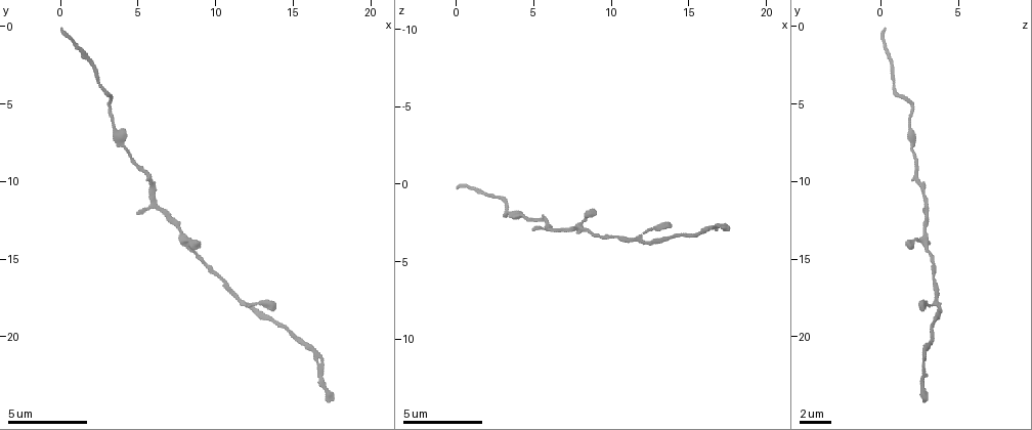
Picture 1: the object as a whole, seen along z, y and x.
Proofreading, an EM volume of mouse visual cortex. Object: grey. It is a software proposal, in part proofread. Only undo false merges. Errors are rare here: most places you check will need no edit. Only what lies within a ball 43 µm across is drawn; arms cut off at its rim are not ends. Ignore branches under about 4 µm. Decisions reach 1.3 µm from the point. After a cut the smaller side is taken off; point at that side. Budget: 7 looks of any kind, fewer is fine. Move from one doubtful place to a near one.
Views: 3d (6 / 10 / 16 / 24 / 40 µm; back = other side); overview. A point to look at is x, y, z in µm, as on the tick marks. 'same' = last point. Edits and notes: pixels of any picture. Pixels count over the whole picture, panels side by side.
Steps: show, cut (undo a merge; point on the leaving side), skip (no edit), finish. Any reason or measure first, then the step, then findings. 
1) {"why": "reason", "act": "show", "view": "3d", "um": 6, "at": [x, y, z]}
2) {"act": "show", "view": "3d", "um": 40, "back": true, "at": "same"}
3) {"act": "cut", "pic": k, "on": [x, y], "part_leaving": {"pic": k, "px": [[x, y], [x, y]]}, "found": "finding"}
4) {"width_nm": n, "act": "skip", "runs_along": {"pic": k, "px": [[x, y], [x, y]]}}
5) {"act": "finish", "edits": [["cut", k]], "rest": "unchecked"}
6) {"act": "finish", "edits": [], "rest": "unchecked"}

{"act": "show", "view": "3d", "um": 6, "at": [3.3, 6.2, 1.9]}

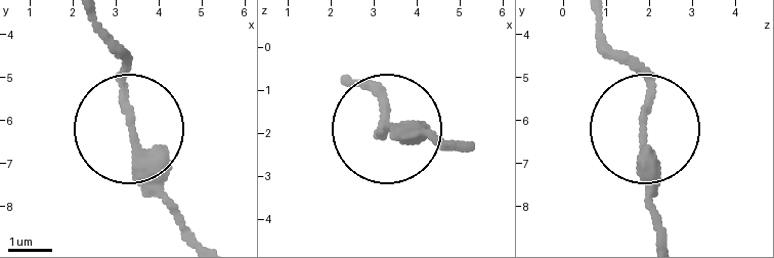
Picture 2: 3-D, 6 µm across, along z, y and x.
{"width_nm": 270, "act": "skip", "runs_along": {"pic": 2, "px": [[192, 230], [133, 132], [100, 22]]}, "found": "all the same neuron"}

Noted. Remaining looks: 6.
{"why": "two arms in line, one across", "act": "show", "view": "3d", "um": 6, "at": [8.4, 14.4, 2.9]}

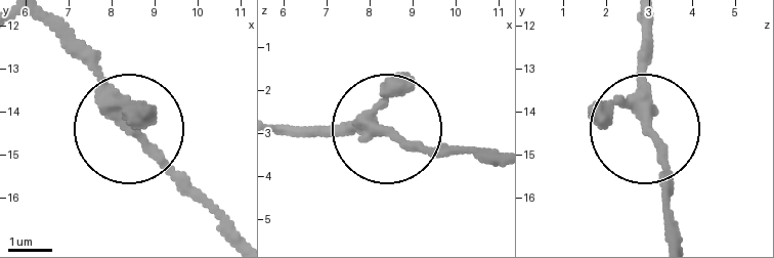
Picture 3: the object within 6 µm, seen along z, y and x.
{"act": "show", "view": "3d", "um": 6, "back": true, "at": [8.40, 14.35, 3.00]}

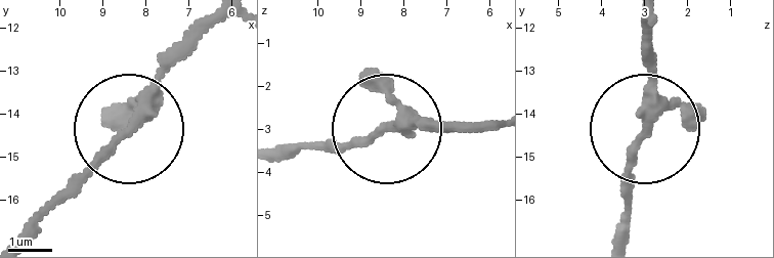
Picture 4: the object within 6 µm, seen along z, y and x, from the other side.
{"act": "skip", "runs_along": {"pic": 4, "px": [[647, 71], [625, 207]]}, "found": "all the same neuron"}

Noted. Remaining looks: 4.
{"why": "a narrow waist", "act": "show", "view": "3d", "um": 6, "at": [16.6, 21.4, 2.8]}

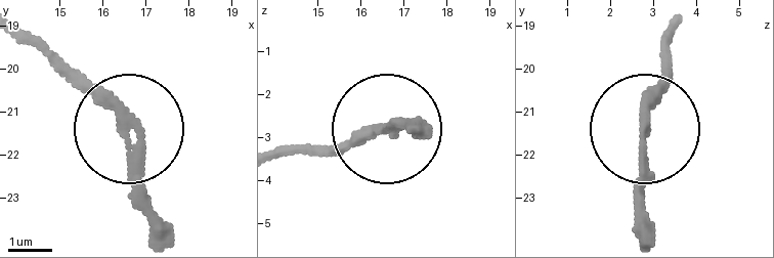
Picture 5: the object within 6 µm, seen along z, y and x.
{"act": "skip", "runs_along": {"pic": 5, "px": [[673, 29], [673, 73], [640, 138], [640, 238]]}, "found": "all the same neuron"}

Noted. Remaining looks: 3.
{"act": "finish", "edits": [], "rest": "unchecked"}

